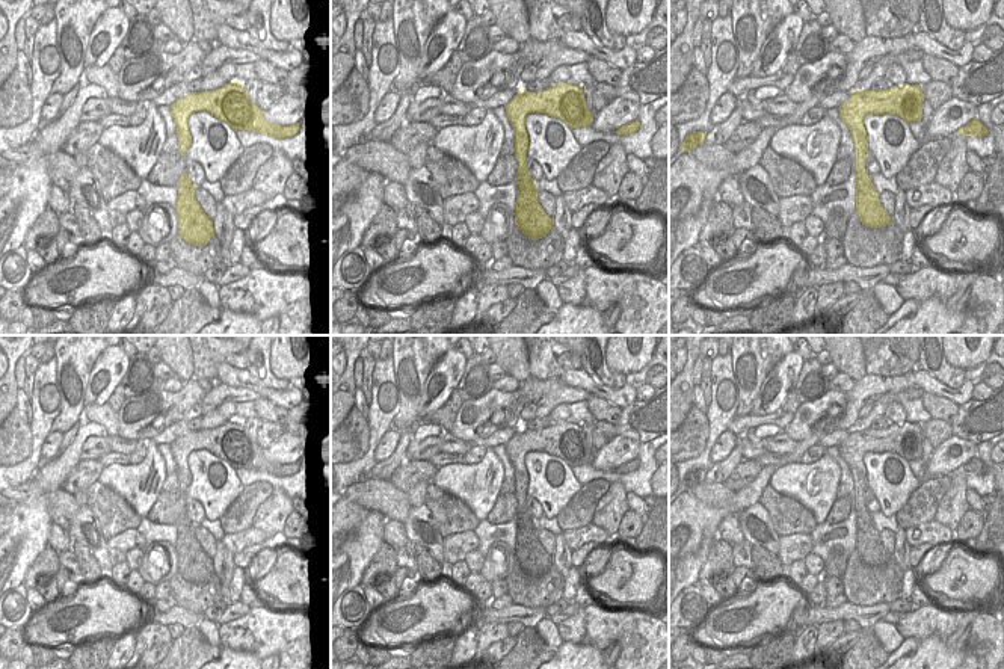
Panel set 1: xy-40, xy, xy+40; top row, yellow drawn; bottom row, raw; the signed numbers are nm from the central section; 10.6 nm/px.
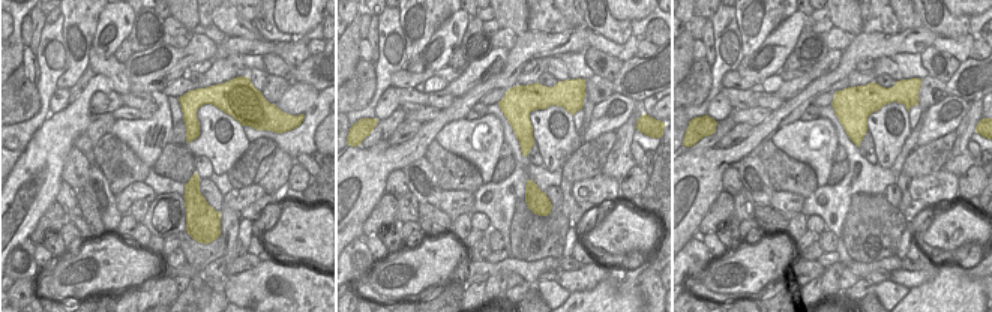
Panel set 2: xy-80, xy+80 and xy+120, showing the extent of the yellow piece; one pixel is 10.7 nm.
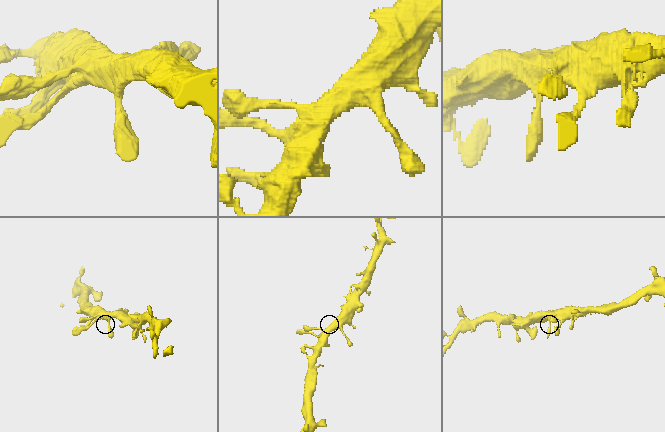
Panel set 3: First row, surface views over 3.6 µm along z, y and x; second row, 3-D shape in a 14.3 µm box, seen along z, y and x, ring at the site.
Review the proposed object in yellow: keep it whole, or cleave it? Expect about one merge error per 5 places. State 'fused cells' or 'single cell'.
single cell

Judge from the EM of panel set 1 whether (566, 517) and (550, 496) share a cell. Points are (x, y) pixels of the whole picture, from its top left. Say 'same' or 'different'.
different

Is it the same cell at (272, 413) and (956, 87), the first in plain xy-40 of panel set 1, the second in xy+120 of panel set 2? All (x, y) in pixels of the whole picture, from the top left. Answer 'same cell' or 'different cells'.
different cells

